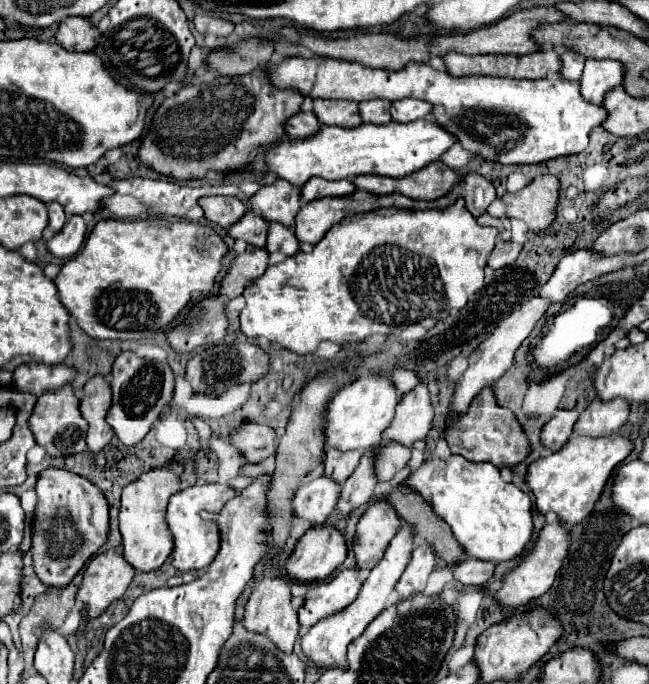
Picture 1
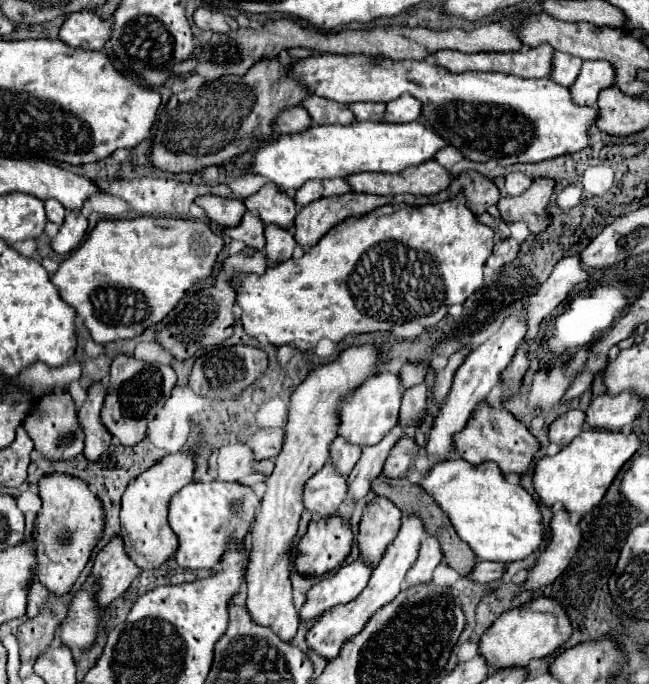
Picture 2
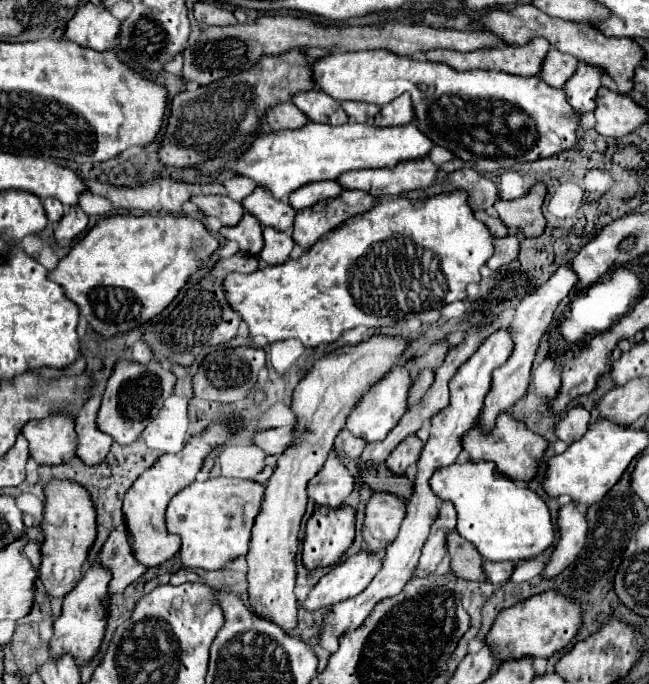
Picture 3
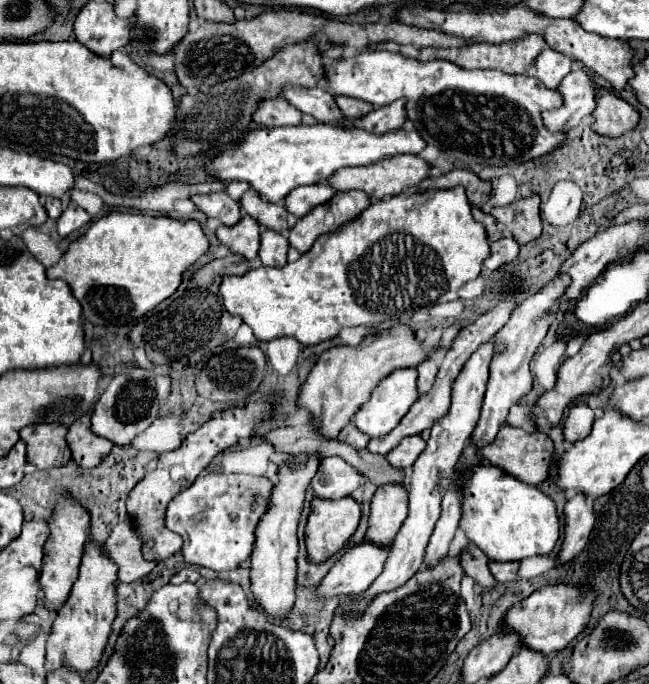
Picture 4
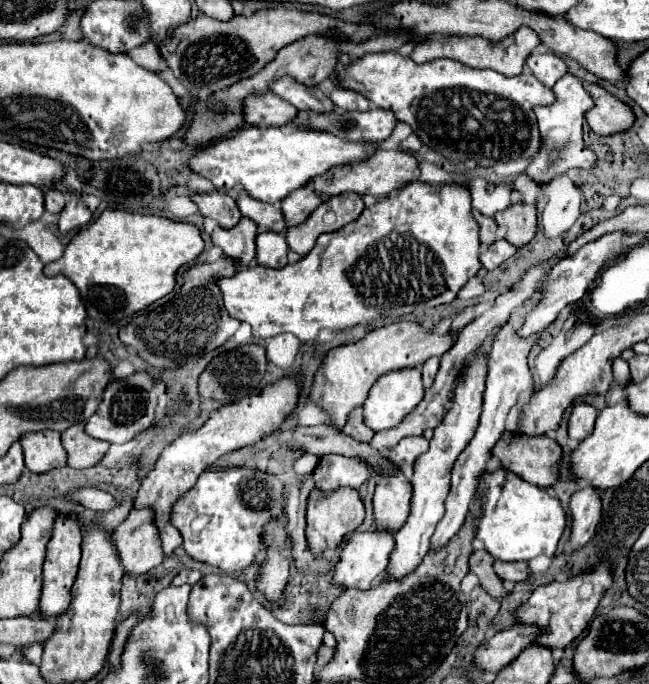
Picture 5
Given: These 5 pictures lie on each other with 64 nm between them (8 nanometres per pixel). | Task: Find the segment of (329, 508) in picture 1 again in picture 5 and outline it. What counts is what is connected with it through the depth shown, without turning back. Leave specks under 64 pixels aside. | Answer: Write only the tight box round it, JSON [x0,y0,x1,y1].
[314,454,372,492]

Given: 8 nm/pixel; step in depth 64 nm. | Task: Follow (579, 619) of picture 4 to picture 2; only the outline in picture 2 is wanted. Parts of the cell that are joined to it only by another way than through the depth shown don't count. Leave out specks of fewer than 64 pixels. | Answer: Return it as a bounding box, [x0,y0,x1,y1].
[480,598,572,668]

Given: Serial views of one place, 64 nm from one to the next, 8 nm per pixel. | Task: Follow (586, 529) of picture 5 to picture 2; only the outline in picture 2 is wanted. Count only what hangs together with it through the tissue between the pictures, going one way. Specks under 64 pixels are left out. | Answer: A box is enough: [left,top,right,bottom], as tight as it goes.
[524,510,582,590]

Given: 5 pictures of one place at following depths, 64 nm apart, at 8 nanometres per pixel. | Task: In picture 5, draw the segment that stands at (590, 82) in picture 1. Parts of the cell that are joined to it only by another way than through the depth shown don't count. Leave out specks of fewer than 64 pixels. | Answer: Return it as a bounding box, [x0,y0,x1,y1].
[524,74,596,186]

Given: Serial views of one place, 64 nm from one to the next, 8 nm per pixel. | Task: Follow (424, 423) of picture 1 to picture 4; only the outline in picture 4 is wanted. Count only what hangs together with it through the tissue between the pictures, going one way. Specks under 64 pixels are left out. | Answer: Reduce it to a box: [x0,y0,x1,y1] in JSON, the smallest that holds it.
[418,358,438,394]

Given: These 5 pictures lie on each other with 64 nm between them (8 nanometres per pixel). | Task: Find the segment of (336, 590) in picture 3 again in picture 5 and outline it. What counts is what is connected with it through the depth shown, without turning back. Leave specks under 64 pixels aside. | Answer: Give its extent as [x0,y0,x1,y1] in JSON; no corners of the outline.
[334,528,394,590]

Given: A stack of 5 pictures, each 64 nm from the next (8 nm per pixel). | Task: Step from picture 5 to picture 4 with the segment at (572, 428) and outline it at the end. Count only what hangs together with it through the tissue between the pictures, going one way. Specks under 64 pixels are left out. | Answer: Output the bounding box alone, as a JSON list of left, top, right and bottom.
[564,404,594,442]

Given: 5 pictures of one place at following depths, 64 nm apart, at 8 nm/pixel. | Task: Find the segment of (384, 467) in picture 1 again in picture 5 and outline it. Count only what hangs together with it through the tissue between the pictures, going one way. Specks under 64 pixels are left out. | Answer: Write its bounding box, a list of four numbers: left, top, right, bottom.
[388,436,428,466]

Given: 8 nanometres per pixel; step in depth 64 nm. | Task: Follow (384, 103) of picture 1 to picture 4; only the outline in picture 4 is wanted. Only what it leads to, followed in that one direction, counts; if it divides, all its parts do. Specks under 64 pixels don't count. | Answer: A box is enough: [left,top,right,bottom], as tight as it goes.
[334,96,374,118]

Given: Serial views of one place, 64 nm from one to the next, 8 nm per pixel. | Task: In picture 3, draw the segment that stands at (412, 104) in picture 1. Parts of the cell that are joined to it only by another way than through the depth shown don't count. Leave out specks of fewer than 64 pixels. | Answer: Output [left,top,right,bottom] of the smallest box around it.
[372,96,412,128]

